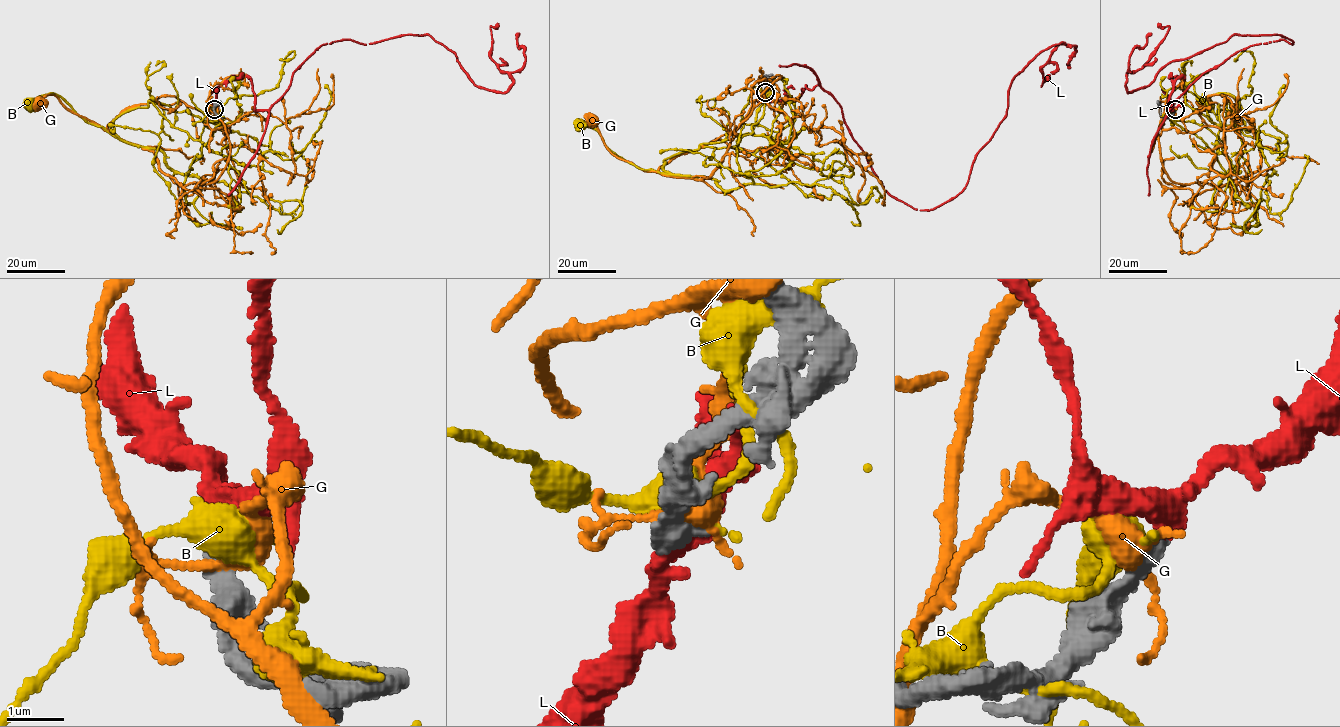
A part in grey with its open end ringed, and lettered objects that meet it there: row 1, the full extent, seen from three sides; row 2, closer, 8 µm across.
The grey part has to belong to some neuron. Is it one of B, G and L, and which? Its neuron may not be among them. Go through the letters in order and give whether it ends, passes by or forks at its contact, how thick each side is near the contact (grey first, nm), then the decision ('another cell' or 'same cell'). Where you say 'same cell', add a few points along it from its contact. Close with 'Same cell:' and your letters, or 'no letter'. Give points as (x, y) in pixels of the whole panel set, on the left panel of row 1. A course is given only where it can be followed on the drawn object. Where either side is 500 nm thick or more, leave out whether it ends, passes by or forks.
B: it passes by | 380/440 nm | another cell
G: it forks | 400/280 nm | another cell
L: it forks | 360/320 nm | same cell | via (214, 110), (210, 94), (246, 77), (268, 110), (322, 45), (412, 34), (505, 92), (497, 24)
Same cell: L

